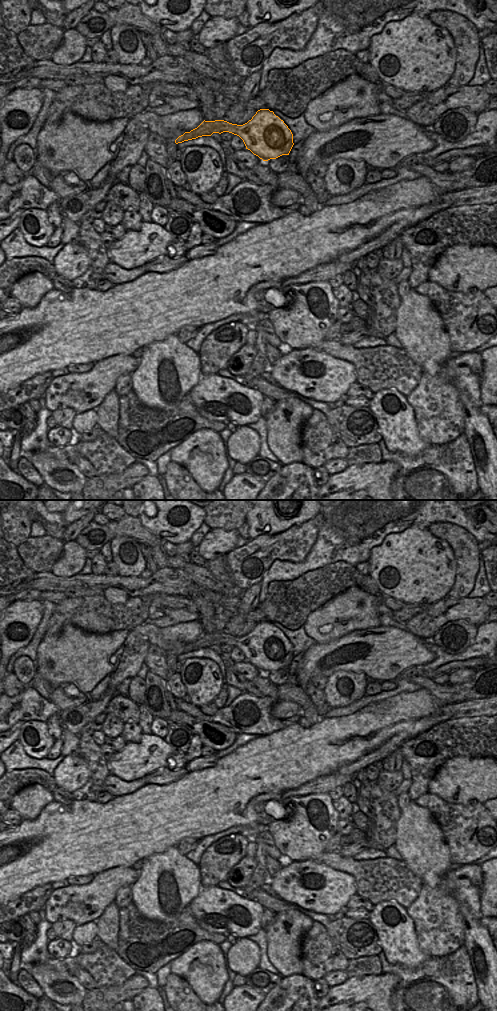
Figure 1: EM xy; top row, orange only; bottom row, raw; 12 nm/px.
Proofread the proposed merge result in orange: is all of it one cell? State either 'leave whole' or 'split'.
leave whole

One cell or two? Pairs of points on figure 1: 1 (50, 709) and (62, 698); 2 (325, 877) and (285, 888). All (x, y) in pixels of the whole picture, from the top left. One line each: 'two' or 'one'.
1: two
2: one

